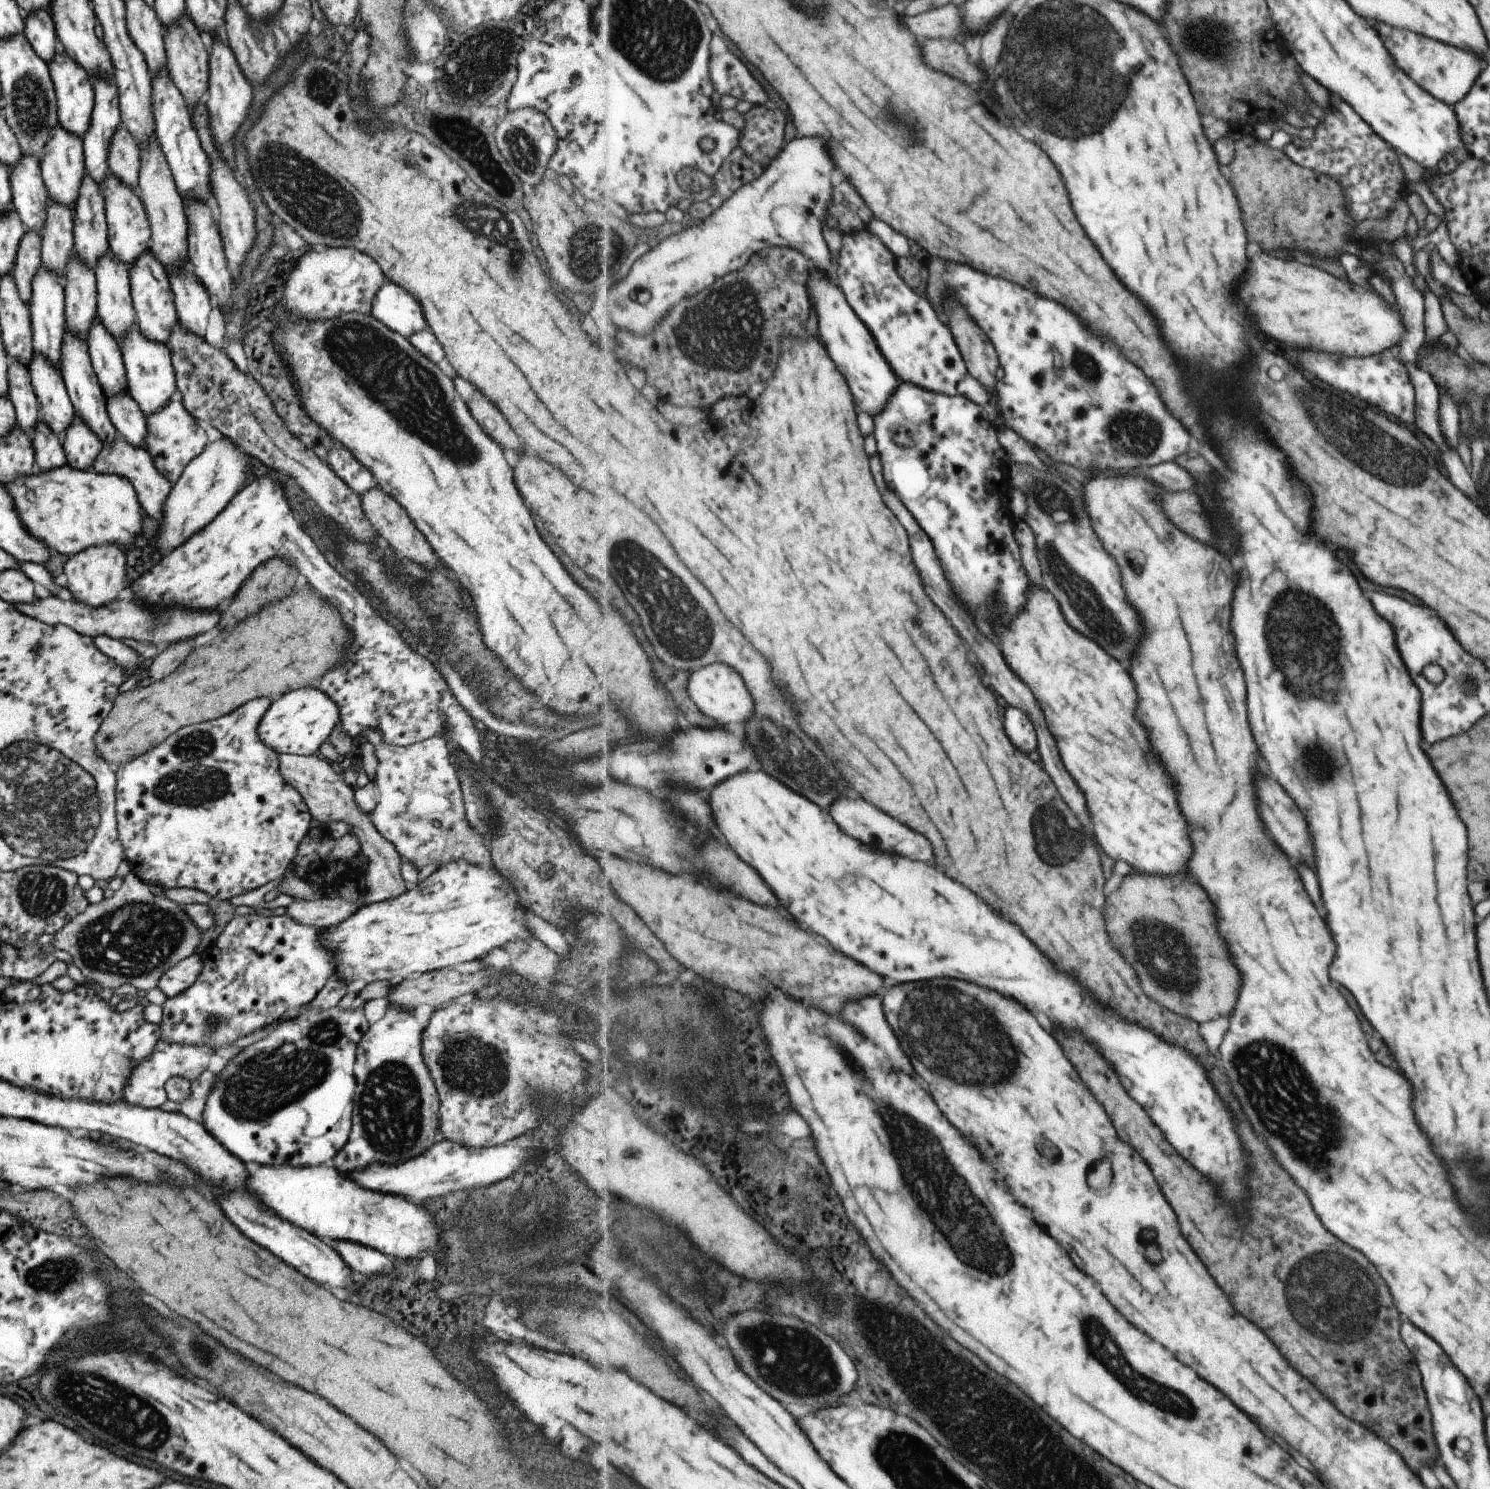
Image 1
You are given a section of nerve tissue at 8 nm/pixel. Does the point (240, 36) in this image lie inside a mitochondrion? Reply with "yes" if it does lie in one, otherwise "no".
no

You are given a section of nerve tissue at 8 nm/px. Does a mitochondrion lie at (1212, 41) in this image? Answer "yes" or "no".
yes

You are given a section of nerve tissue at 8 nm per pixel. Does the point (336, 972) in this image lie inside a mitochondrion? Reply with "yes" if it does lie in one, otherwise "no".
no

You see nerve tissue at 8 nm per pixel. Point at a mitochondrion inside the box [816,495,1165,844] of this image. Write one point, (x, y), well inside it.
(1080, 594)

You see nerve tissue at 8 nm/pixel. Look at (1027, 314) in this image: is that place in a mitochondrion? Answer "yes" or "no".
no

